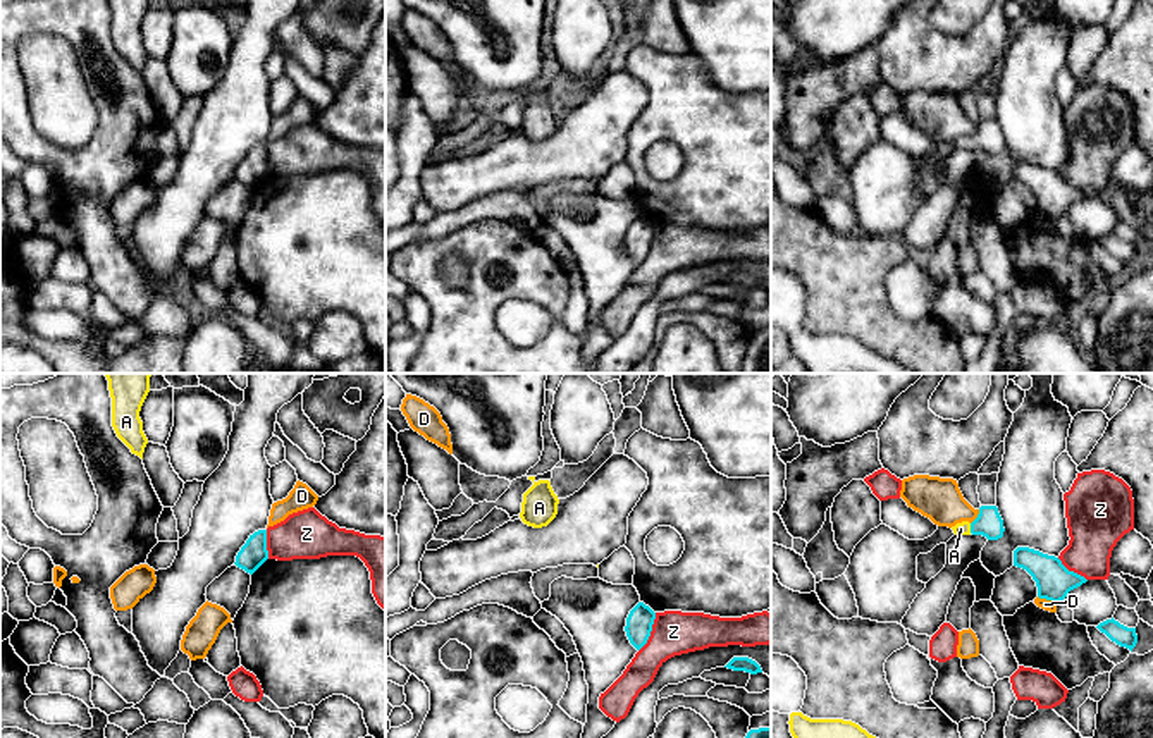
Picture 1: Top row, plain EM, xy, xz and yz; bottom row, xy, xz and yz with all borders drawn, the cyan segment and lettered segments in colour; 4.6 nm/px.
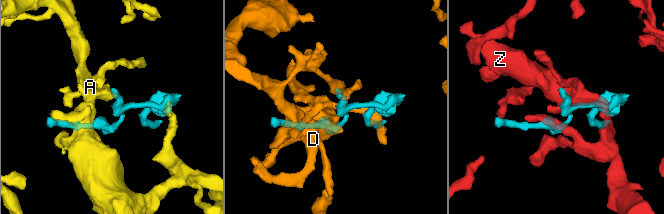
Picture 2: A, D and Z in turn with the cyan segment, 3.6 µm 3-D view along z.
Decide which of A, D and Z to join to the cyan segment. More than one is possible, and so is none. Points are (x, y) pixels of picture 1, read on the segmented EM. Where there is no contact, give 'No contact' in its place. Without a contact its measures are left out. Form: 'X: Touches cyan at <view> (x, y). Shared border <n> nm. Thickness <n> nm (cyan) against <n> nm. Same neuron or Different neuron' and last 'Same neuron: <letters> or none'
A: Touches cyan at yz (971, 528). Shared border 50 nm. Thickness 130 nm (cyan) against 60 nm. Same neuron
D: Touches cyan at yz (1048, 599). Shared border 100 nm. Thickness 170 nm (cyan) against 50 nm. Different neuron
Z: Touches cyan at xz (651, 630). Shared border 200 nm. Thickness 130 nm (cyan) against 200 nm. Different neuron
Same neuron: A

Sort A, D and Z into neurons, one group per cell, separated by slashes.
A / D / Z

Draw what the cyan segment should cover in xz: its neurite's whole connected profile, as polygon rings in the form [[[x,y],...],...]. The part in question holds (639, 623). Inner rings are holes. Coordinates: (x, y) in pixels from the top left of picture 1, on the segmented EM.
[[[638,602],[630,611],[626,618],[625,631],[626,631],[630,643],[637,650],[640,650],[647,643],[650,631],[652,631],[654,619],[656,619],[656,612],[644,602]]]

